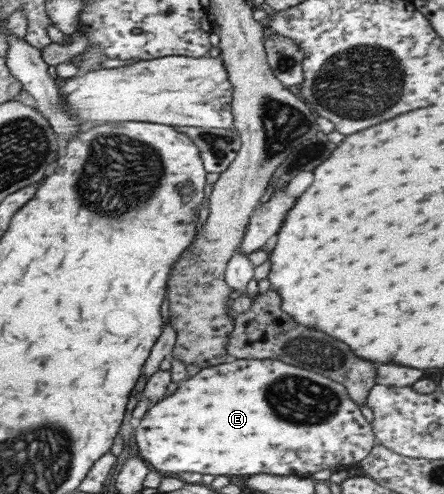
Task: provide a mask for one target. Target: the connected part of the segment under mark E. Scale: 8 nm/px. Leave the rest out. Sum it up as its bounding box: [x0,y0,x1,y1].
[134,358,376,478]

